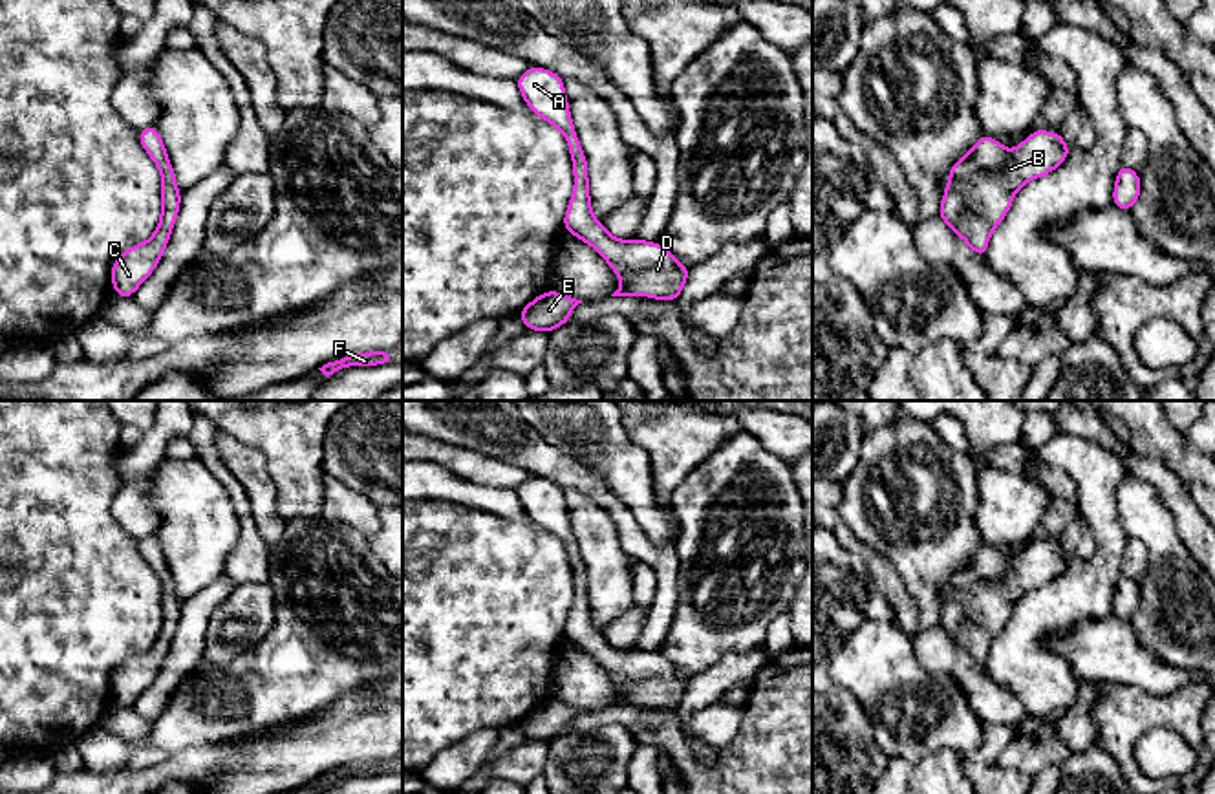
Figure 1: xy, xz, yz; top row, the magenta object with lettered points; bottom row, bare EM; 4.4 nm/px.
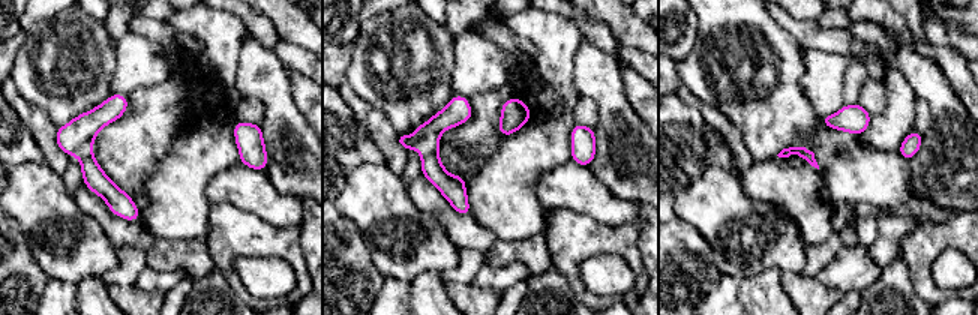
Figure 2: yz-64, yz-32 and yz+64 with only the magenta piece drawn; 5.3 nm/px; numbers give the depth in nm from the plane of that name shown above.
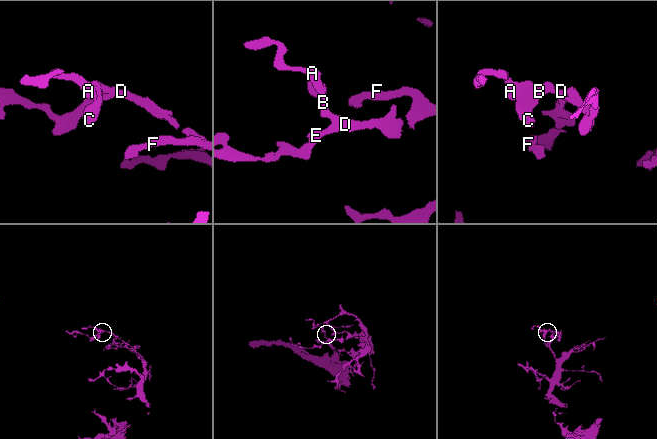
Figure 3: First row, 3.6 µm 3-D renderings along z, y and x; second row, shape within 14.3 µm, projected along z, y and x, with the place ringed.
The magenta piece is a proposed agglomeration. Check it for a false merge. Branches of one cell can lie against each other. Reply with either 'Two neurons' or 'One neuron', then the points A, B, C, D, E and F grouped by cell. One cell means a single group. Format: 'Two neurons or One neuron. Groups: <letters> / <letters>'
One neuron. Groups: A B C D E F

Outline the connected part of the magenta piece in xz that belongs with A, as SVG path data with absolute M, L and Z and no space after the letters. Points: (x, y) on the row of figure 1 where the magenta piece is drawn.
M531 66L514 80L527 108L565 135L573 159L575 190L564 218L564 231L597 249L620 276L622 282L611 296L642 295L659 302L677 302L690 267L679 263L661 243L644 240L622 241L595 220L589 201L587 159L571 121L562 77L549 70Z

